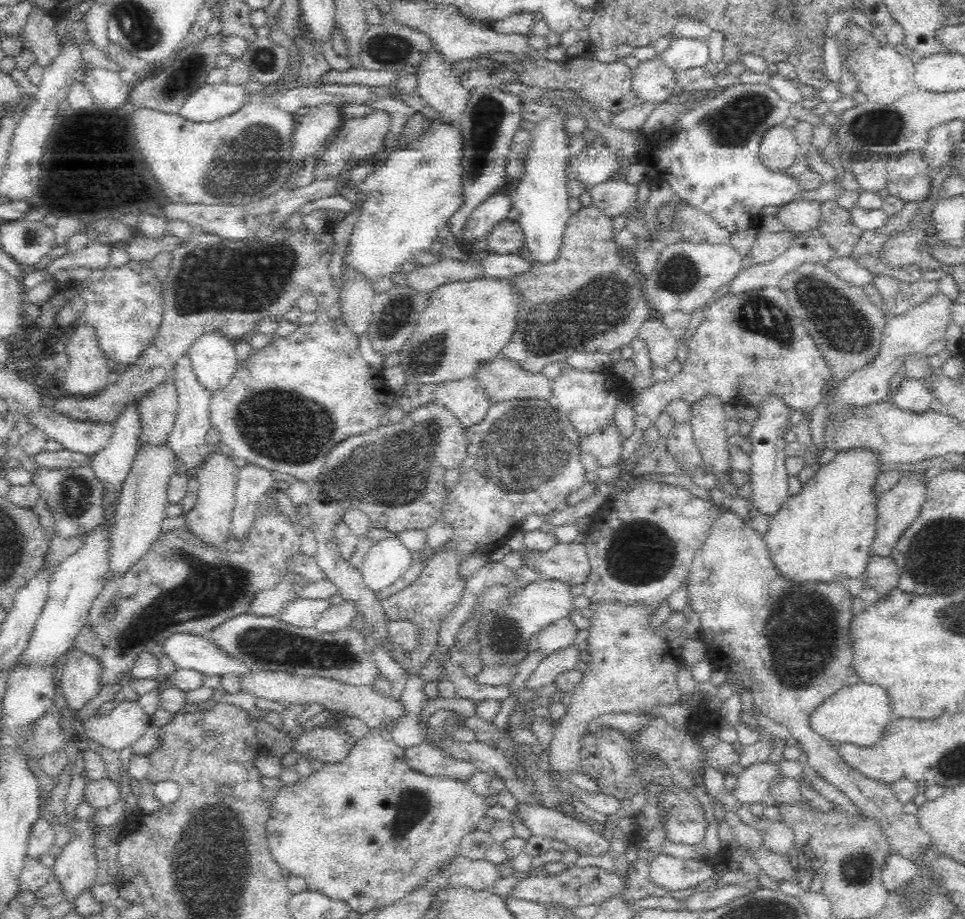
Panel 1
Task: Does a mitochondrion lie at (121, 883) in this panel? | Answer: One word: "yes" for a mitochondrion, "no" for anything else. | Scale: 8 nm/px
no

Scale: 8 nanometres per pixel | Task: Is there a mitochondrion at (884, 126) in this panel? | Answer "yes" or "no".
yes

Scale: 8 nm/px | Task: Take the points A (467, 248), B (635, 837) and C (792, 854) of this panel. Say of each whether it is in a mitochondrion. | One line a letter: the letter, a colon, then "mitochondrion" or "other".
A: other
B: other
C: other

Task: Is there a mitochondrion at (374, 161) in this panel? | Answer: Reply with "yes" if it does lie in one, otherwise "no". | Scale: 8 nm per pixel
no

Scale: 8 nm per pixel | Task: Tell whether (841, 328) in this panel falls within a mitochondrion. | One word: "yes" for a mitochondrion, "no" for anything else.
yes

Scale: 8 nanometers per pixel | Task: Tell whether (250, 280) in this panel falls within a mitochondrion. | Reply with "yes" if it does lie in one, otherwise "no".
yes

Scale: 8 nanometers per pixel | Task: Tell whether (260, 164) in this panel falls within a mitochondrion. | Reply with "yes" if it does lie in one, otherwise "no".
yes

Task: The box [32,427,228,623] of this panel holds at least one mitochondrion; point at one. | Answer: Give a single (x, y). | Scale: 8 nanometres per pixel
(74, 493)

